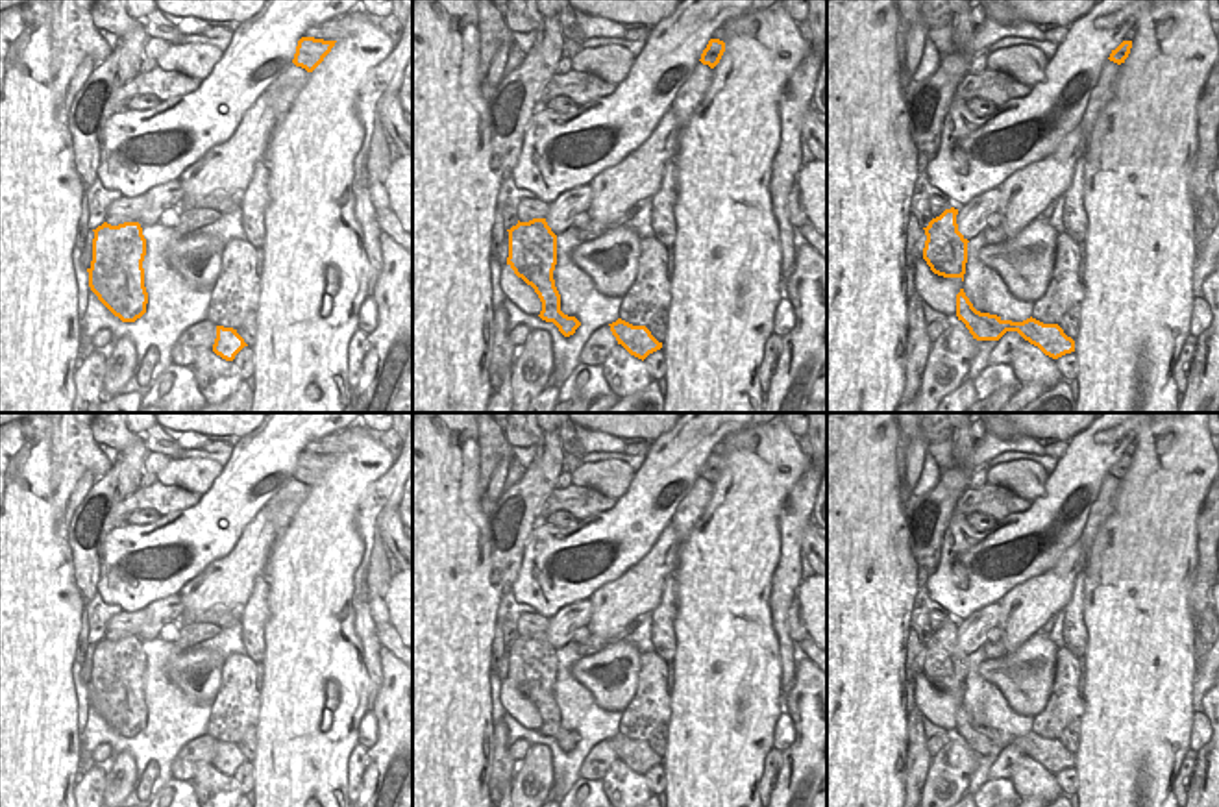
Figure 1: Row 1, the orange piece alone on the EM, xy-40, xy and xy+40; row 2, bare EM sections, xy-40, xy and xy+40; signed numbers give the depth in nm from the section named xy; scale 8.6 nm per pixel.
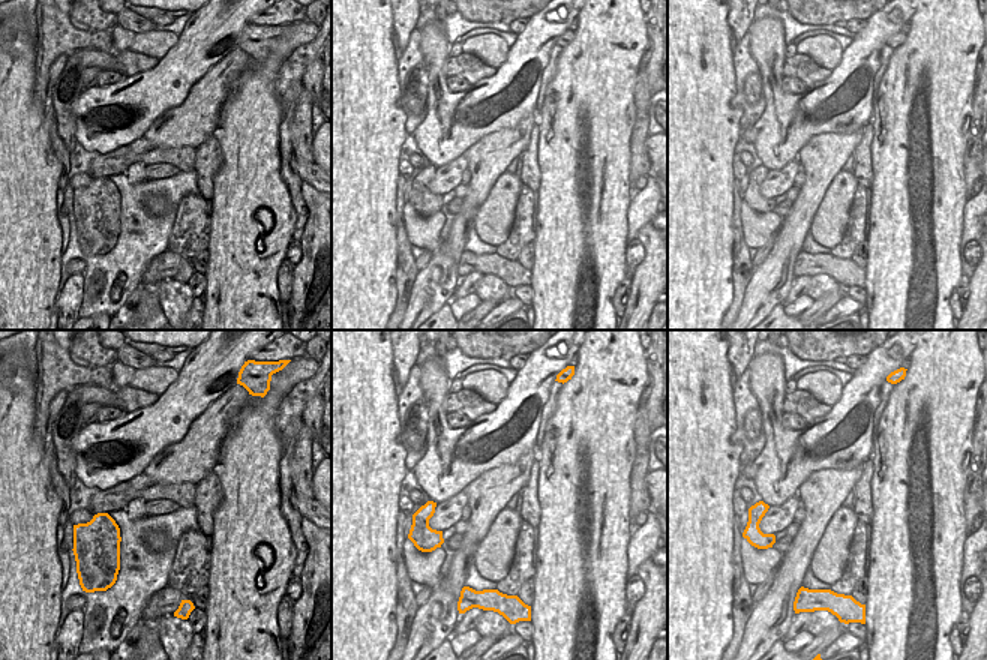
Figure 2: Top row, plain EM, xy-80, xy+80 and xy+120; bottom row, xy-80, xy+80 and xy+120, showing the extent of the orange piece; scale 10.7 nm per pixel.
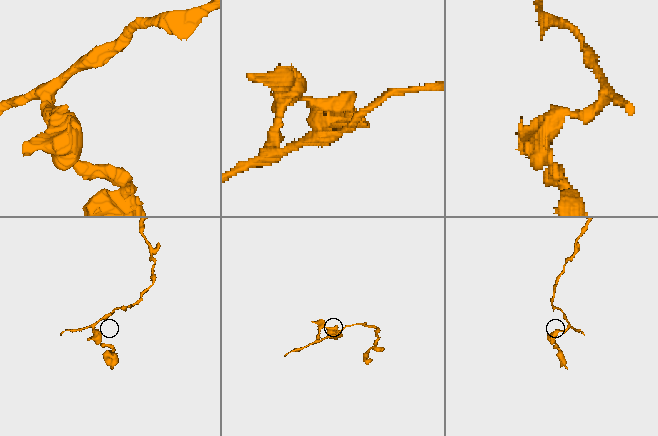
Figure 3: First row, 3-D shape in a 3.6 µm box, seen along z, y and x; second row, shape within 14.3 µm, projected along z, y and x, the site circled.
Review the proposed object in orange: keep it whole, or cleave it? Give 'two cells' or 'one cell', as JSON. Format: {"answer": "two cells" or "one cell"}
{"answer": "two cells"}

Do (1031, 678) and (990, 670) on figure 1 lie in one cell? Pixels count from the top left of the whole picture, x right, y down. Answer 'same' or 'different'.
same

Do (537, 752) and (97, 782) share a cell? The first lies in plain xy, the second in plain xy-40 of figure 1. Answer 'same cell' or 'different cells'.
different cells

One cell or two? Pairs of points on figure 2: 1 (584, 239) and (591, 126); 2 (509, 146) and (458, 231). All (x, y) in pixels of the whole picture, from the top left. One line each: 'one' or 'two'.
1: one
2: one

